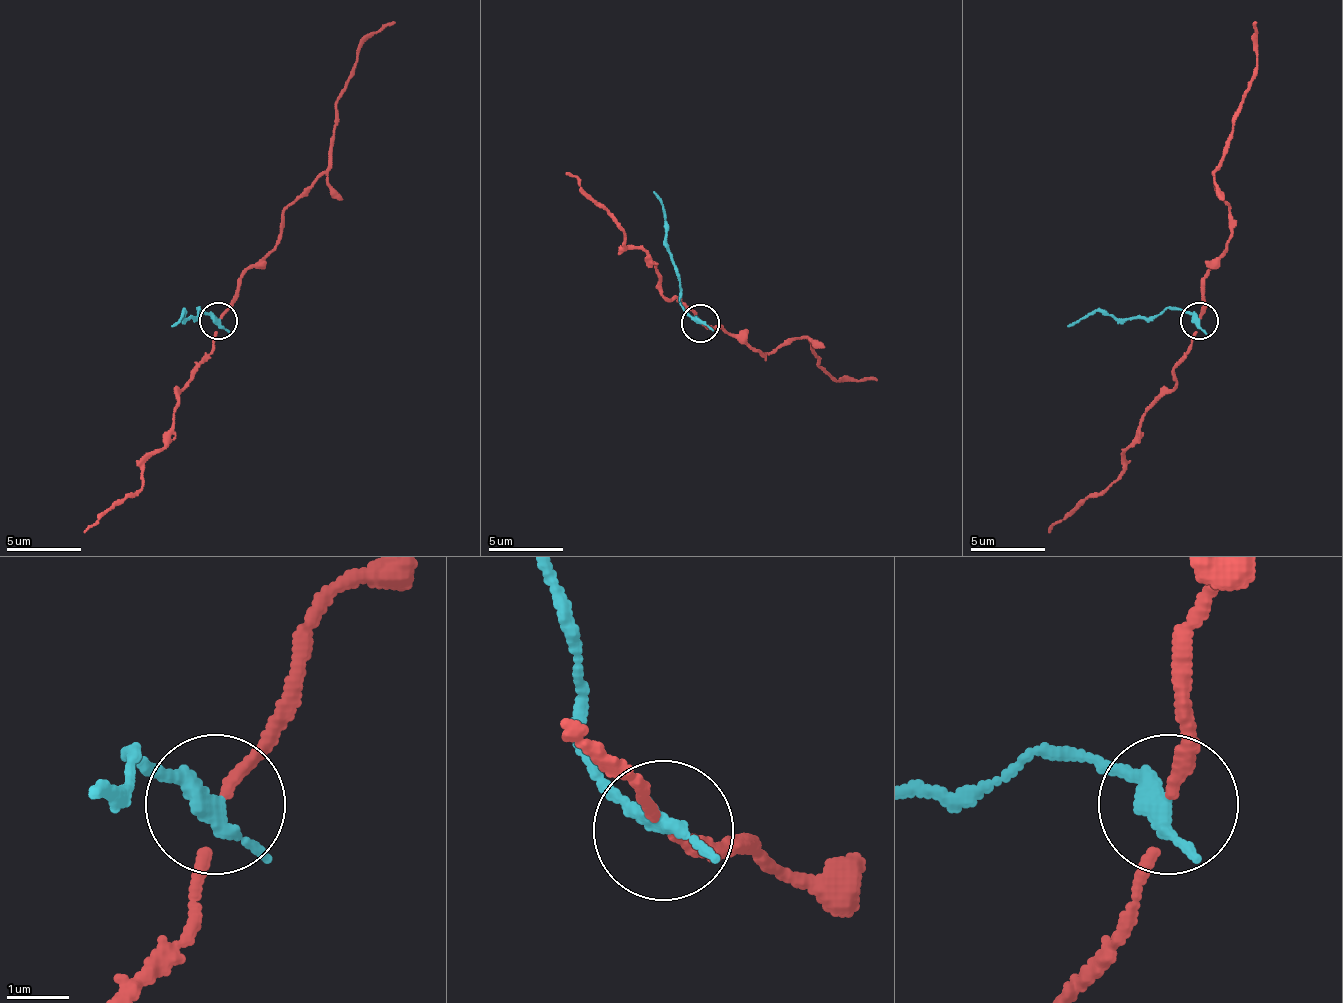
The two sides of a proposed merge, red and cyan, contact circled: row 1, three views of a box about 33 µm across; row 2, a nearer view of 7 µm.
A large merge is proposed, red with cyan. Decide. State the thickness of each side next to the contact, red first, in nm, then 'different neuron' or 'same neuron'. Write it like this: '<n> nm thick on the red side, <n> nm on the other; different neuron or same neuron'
130 nm thick on the red side, 380 nm on the other; different neuron

